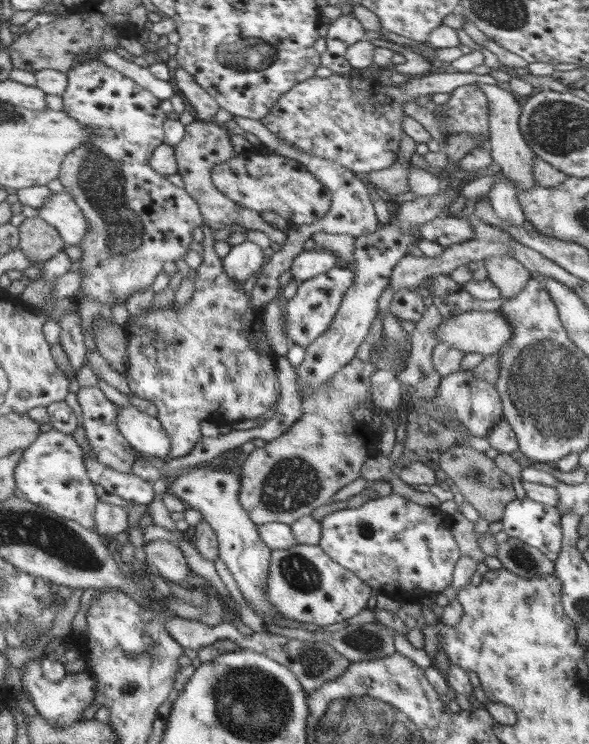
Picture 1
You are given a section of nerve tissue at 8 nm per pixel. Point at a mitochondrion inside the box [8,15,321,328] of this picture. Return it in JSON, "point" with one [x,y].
{"point":[101,176]}

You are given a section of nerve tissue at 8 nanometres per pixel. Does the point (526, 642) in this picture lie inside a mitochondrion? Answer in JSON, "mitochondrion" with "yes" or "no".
{"mitochondrion":"no"}

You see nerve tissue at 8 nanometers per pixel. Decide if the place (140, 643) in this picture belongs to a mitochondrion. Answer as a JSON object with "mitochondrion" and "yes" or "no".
{"mitochondrion":"yes"}

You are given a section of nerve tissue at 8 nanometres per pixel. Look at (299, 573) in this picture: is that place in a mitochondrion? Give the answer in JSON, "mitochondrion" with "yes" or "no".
{"mitochondrion":"yes"}

